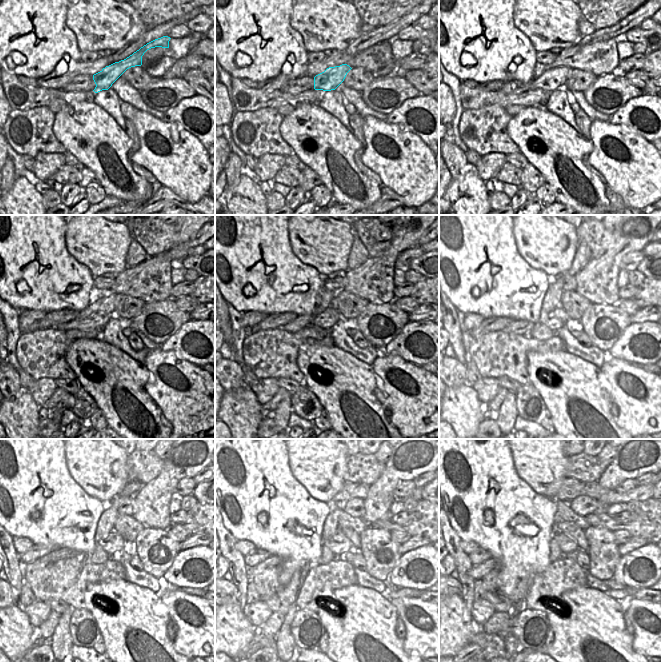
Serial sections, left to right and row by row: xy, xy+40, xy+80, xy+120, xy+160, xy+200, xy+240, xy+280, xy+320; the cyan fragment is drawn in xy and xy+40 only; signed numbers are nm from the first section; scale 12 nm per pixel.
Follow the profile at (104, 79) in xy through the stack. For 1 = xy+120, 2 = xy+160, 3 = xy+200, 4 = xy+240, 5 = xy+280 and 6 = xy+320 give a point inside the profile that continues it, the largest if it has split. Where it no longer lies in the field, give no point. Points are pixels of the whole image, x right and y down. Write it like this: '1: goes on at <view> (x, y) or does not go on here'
1: goes on at xy+120 (105, 305)
2: goes on at xy+160 (302, 321)
3: goes on at xy+200 (519, 327)
4: goes on at xy+240 (62, 553)
5: goes on at xy+280 (272, 561)
6: goes on at xy+320 (477, 572)

